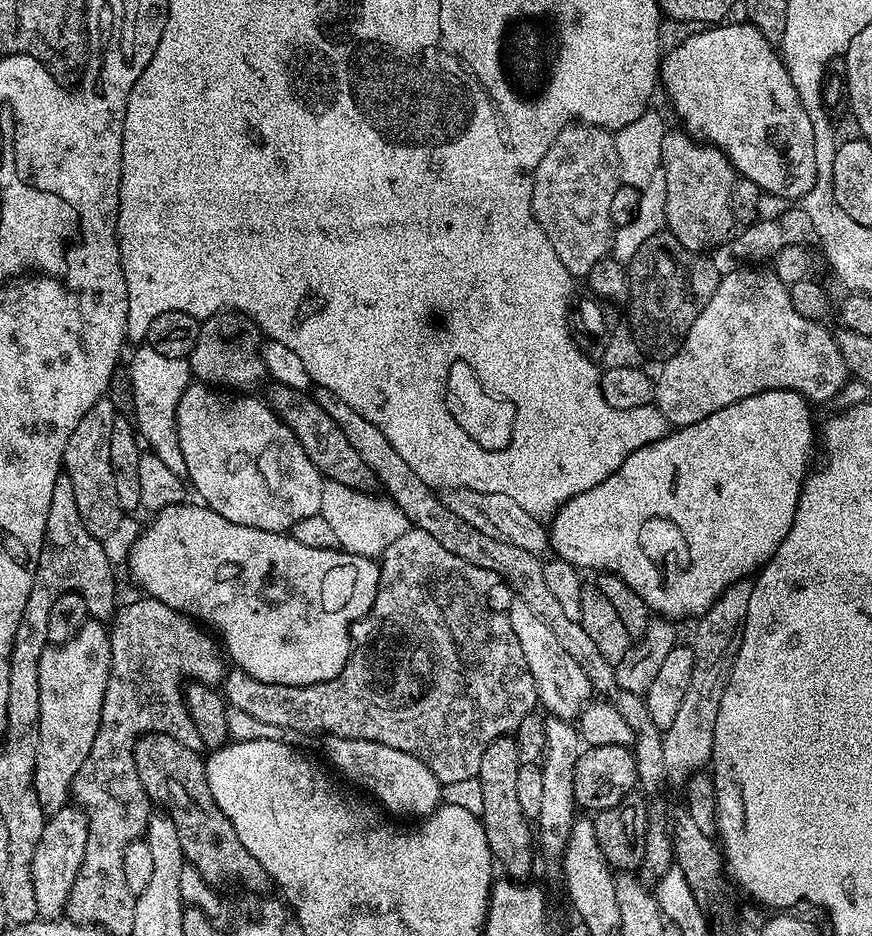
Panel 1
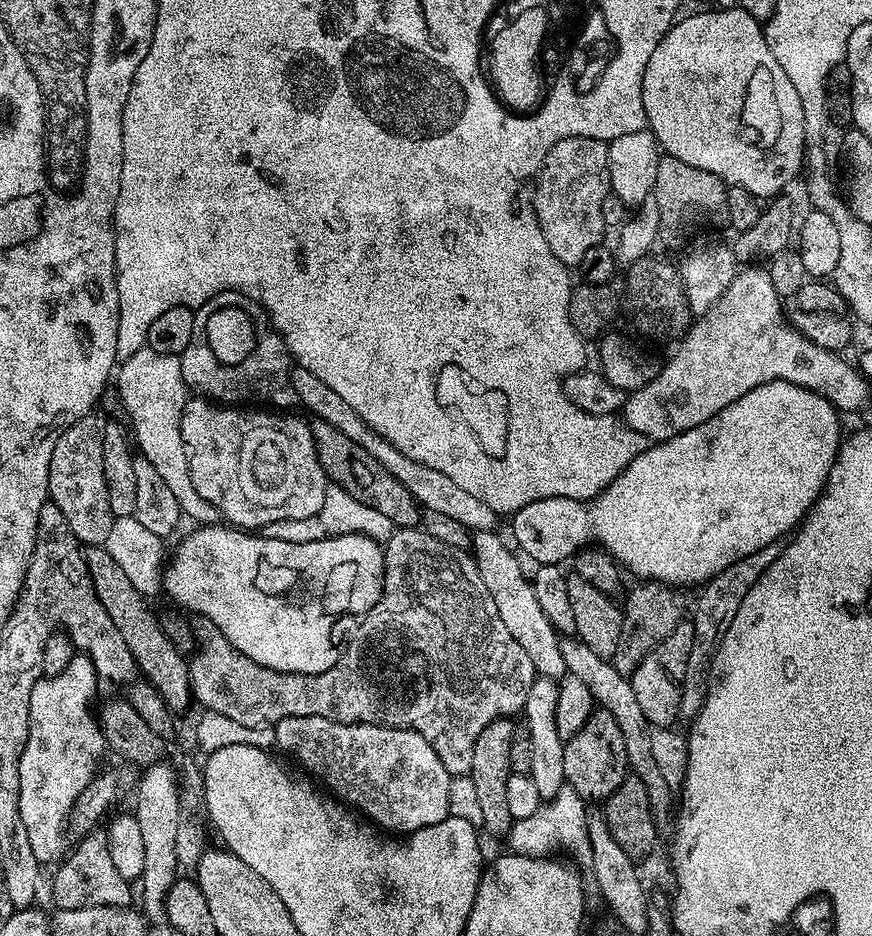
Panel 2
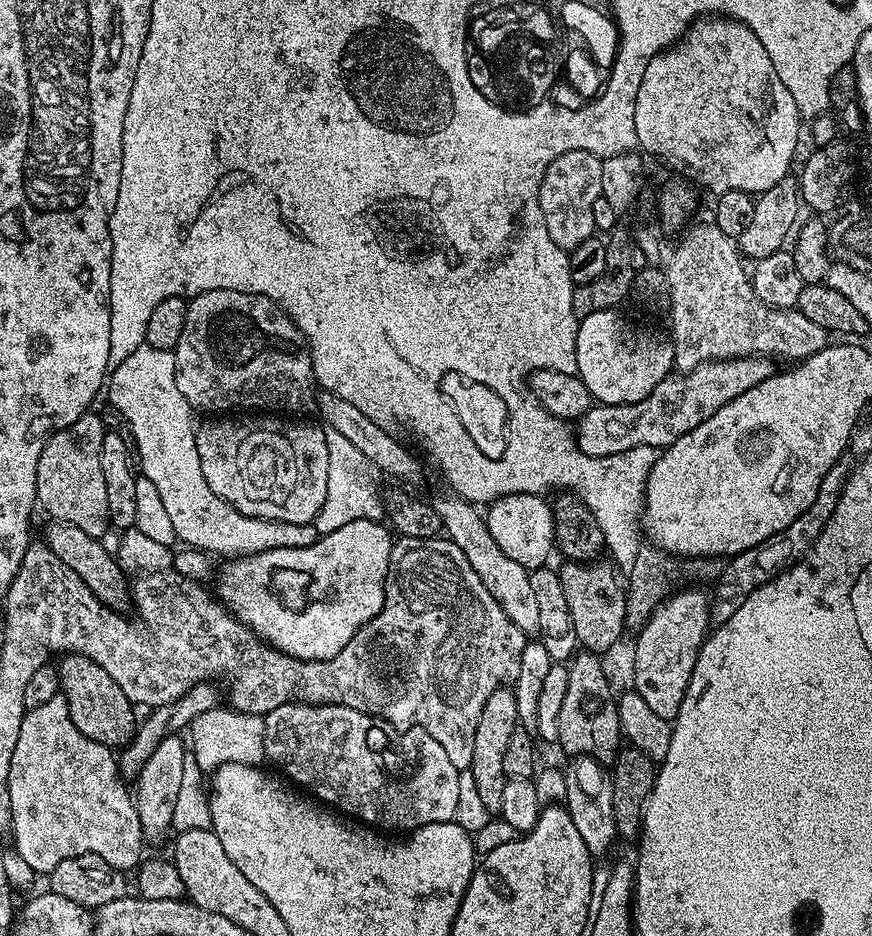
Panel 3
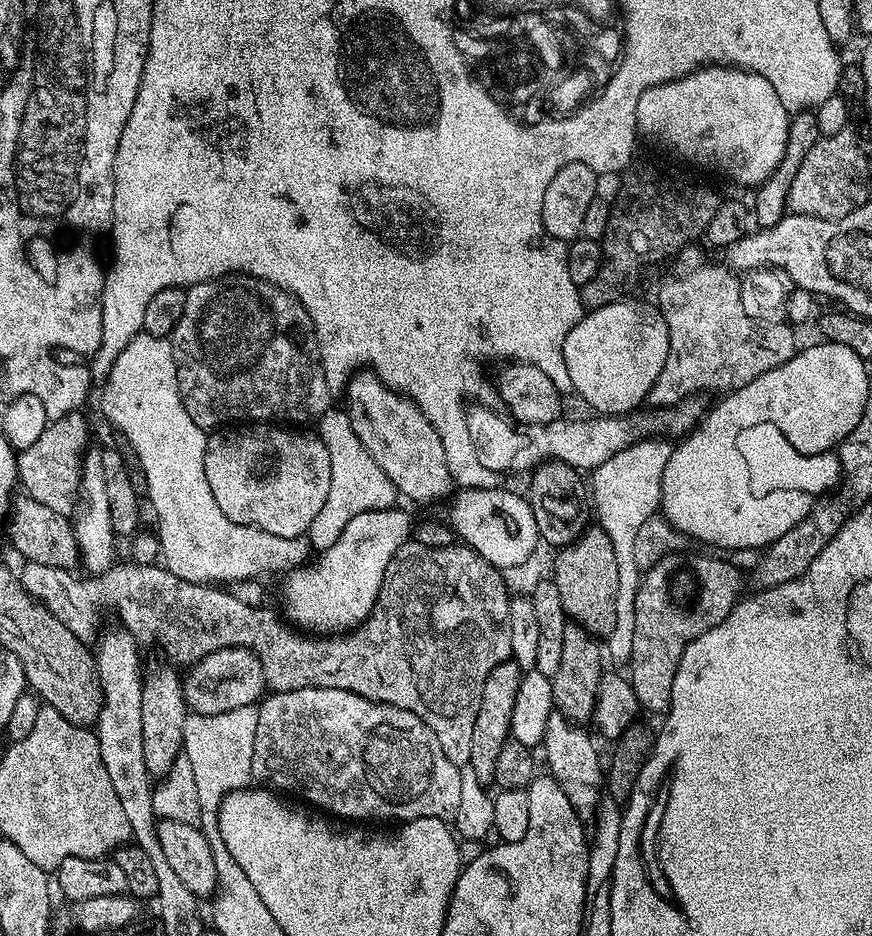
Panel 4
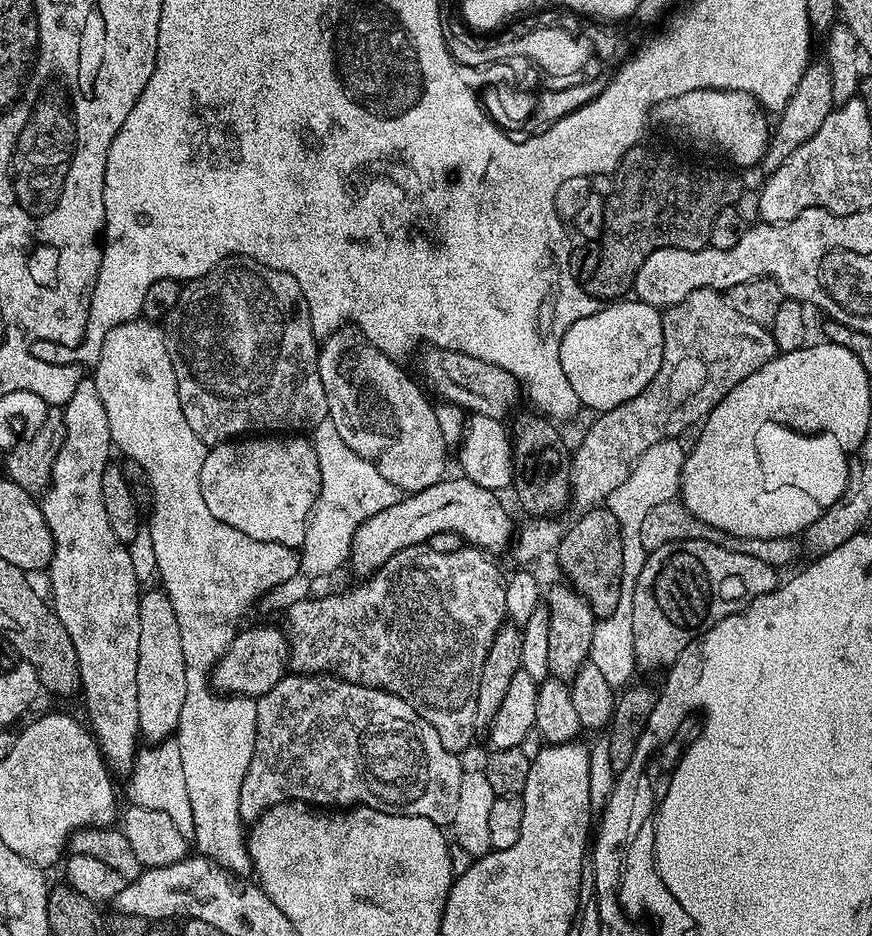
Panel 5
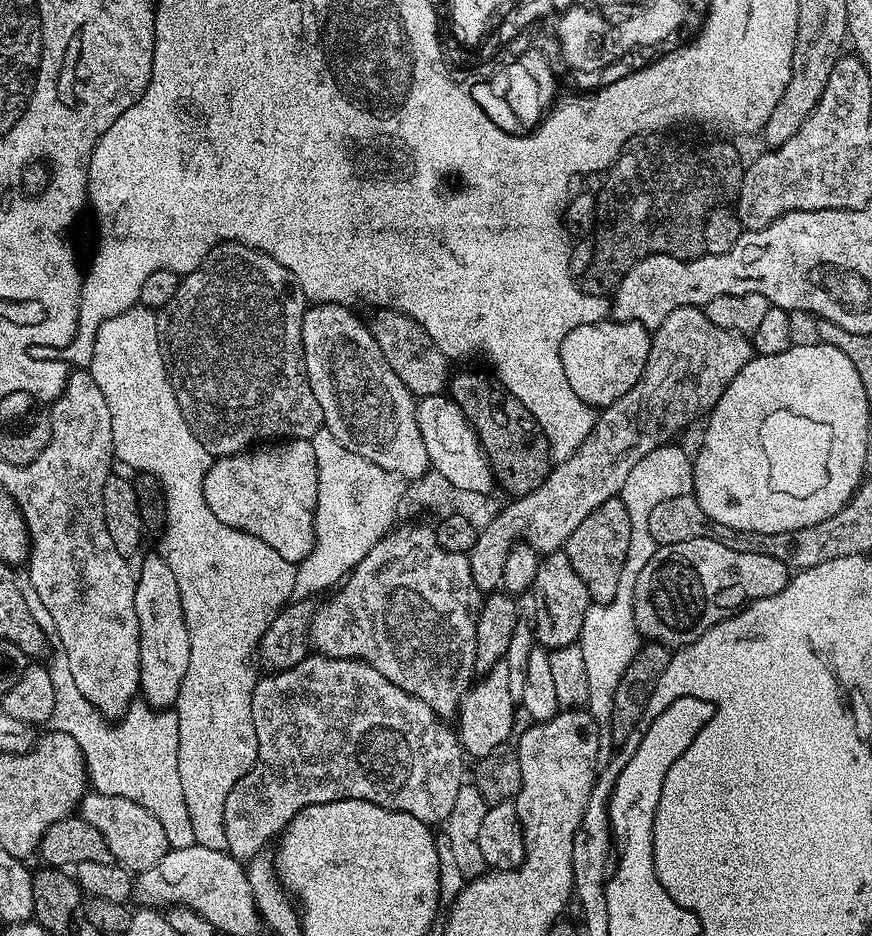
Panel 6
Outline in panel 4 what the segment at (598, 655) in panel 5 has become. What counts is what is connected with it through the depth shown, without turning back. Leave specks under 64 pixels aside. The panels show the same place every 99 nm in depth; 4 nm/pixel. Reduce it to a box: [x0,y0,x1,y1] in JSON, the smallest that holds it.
[590,438,673,662]

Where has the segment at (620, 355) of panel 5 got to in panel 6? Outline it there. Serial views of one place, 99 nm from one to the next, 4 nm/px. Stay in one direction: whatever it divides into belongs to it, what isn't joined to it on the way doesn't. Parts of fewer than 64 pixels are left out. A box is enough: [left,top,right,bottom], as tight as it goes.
[560,320,652,410]

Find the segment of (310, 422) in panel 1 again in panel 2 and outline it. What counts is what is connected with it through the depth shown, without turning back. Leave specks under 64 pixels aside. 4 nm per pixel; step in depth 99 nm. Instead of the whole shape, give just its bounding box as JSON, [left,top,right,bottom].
[310,419,422,528]

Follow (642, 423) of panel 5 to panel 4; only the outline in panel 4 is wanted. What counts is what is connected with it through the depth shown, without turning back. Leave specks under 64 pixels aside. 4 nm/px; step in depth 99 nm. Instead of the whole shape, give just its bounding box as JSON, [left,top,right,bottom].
[647,268,798,409]

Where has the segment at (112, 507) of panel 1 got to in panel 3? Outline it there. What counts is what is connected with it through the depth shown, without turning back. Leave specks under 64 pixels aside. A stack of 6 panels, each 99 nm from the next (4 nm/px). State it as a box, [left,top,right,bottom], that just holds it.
[36,410,110,538]

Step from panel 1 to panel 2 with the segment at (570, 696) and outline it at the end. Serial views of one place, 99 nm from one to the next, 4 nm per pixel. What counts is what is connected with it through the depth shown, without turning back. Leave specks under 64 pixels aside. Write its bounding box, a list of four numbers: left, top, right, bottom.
[471,531,566,678]

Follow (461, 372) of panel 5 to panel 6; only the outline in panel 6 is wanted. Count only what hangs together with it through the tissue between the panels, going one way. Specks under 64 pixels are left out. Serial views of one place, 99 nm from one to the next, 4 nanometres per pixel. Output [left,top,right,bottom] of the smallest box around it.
[367,308,450,398]

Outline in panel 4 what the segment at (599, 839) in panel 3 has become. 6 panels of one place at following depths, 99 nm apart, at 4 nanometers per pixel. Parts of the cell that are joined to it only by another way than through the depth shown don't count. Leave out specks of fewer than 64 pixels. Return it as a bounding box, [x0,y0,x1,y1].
[542,710,606,822]

